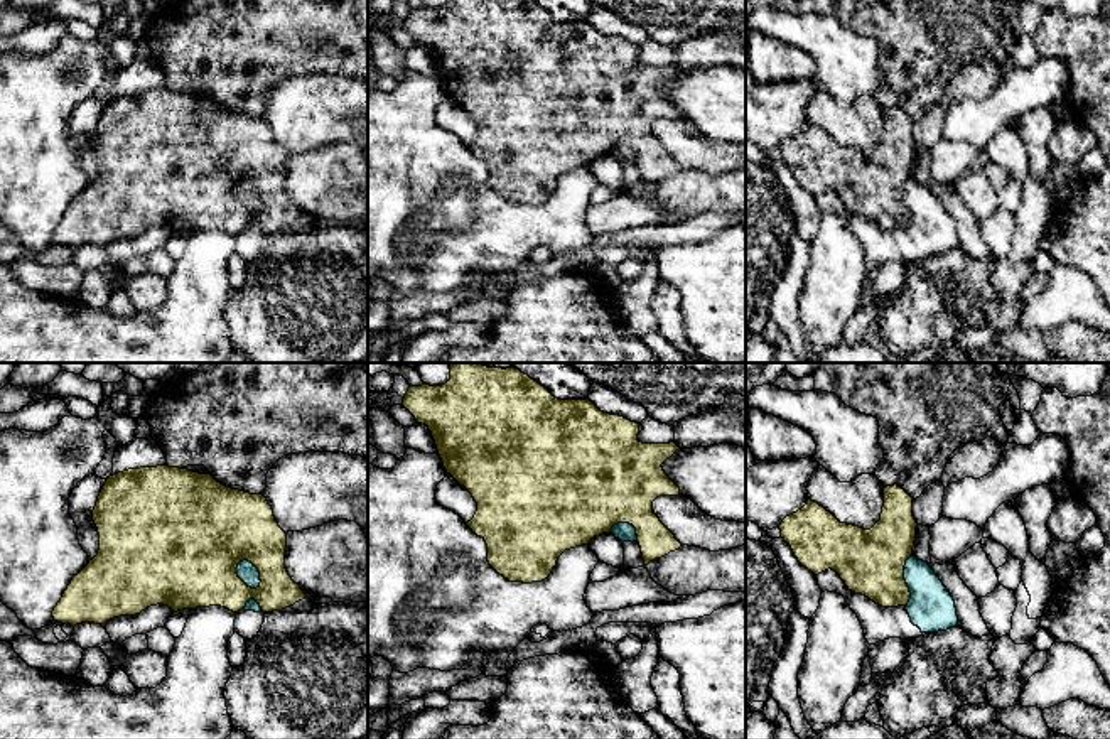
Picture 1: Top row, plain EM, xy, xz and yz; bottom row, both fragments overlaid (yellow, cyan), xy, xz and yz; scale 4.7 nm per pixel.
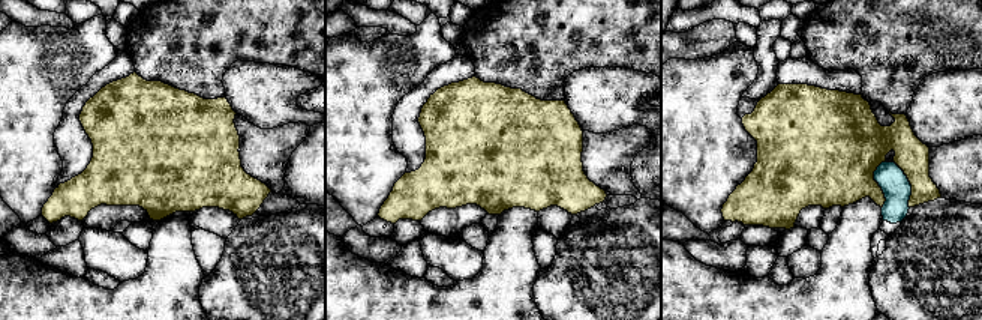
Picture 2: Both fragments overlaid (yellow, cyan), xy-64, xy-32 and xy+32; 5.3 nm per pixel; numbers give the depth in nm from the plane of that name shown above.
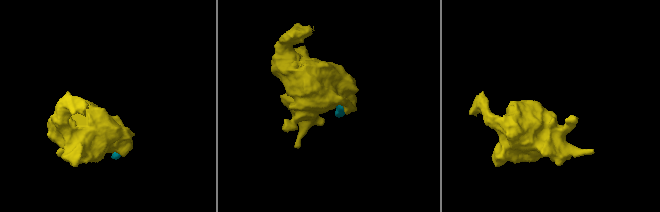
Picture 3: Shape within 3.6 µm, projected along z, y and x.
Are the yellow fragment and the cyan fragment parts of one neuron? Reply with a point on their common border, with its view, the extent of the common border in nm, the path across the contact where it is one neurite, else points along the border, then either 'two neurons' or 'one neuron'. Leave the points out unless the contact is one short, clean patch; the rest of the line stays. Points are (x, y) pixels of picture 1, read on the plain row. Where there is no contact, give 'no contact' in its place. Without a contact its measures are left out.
meets yellow in xy at (258, 193); contact 160 nm long; border along xy (240, 183), (248, 183), (257, 191), (260, 198), (258, 210); two neurons

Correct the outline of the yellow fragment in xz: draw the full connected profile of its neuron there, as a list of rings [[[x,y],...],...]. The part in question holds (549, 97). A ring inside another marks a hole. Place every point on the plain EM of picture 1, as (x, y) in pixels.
[[[450,0],[442,8],[423,5],[410,8],[401,27],[428,49],[447,96],[472,116],[477,133],[467,148],[486,164],[489,187],[509,204],[545,202],[565,172],[611,155],[617,145],[636,150],[644,187],[682,169],[653,135],[656,120],[680,116],[661,89],[680,69],[675,64],[639,64],[639,46],[604,35],[590,22],[558,22],[531,0]]]

